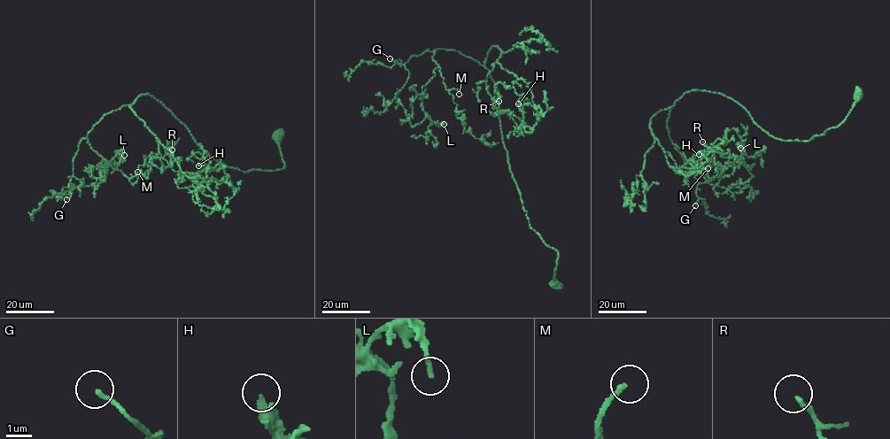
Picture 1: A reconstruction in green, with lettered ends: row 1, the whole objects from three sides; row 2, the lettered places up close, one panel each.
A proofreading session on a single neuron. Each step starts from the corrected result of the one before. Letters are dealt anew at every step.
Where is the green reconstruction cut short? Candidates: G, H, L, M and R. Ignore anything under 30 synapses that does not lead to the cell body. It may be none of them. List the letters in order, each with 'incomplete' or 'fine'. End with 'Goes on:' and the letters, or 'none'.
G: fine
H: fine
L: fine
M: incomplete
R: fine
Goes on: M

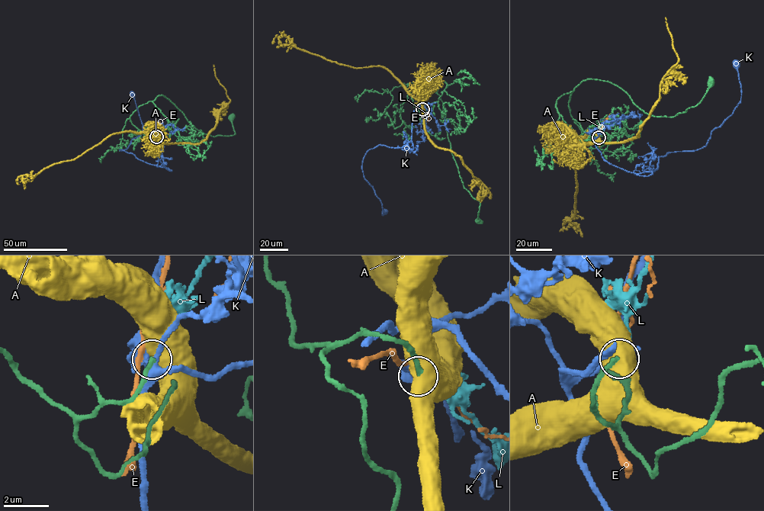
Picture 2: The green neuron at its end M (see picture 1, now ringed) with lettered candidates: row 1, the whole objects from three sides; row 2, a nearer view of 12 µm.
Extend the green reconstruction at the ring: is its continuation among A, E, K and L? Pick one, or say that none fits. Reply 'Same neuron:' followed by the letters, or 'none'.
Same neuron: L

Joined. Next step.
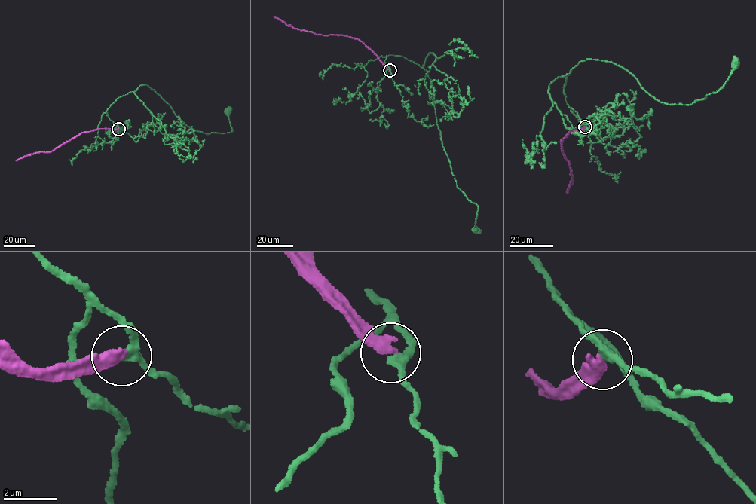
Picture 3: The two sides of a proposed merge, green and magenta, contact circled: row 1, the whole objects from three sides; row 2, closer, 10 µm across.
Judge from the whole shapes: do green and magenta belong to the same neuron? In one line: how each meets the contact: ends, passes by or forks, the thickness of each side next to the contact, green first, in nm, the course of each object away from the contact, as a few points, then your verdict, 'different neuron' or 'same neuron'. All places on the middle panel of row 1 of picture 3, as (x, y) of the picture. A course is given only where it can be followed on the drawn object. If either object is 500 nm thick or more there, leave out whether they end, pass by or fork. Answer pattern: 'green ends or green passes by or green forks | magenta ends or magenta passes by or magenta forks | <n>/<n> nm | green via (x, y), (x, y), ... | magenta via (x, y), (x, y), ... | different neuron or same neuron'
green passes by | magenta ends | 280/400 nm | green via (389, 70), (385, 62), (390, 55), (403, 56), (427, 71), (452, 173), (457, 187), (478, 206), (475, 231) | magenta via (389, 70), (358, 39), (300, 30), (273, 16) | different neuron

